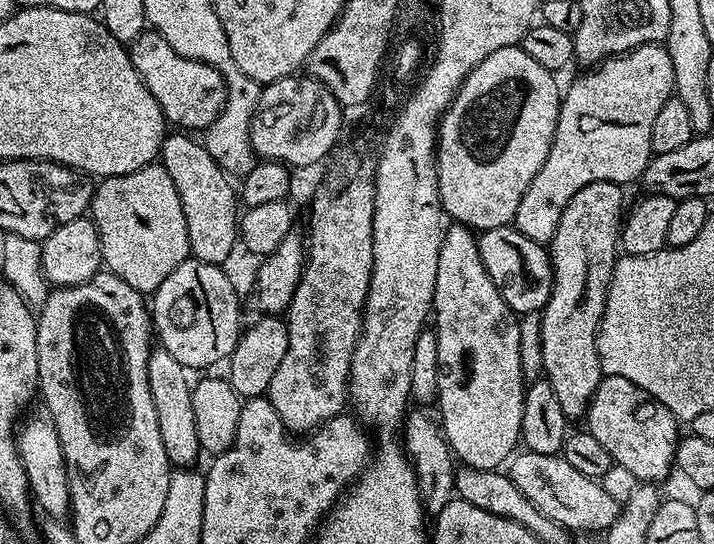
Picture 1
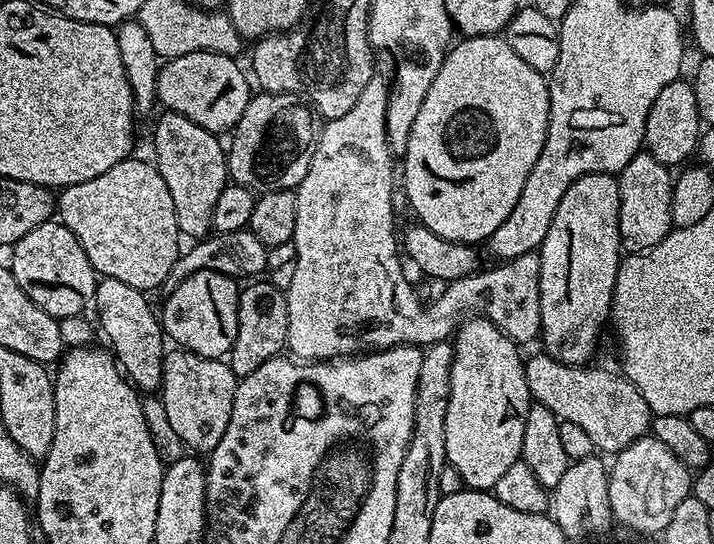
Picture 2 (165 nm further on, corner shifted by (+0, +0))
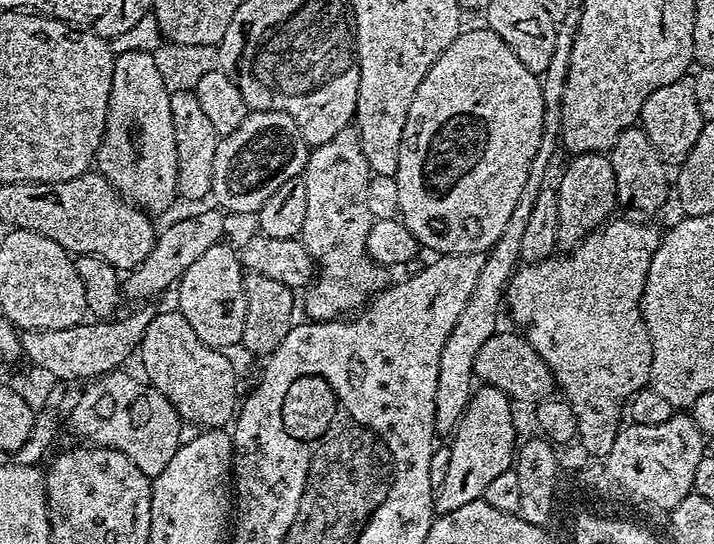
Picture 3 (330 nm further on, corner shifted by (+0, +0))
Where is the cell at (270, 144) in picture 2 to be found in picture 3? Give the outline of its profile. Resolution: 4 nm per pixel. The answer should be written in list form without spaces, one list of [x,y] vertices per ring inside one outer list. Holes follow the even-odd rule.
[[[249,111],[248,117],[234,130],[234,134],[219,137],[214,150],[214,178],[212,179],[212,190],[210,193],[215,207],[225,213],[252,212],[259,213],[260,208],[282,186],[282,182],[290,182],[290,178],[300,176],[304,167],[308,165],[308,144],[302,138],[302,130],[298,130],[298,122],[290,118],[285,112],[258,112]]]

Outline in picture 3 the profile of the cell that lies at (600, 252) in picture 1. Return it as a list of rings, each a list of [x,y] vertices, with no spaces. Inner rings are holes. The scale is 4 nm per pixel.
[[[587,152],[581,156],[573,155],[560,176],[556,188],[558,198],[558,245],[571,250],[581,244],[591,232],[604,227],[612,212],[618,208],[614,166],[603,152]],[[612,212],[612,213],[611,213]]]

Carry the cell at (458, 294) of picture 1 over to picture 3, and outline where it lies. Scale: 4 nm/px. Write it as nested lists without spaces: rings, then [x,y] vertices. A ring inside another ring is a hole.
[[[480,386],[473,391],[472,401],[466,406],[464,417],[450,436],[450,467],[434,496],[434,508],[439,515],[445,516],[458,510],[458,506],[466,506],[481,499],[492,479],[513,467],[518,439],[512,408],[513,401],[502,390]]]

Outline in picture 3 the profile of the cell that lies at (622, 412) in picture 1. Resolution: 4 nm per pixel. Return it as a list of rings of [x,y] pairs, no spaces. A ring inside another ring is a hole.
[[[497,331],[484,343],[482,350],[478,350],[474,376],[487,387],[502,390],[513,402],[521,400],[524,404],[535,406],[557,391],[556,379],[552,377],[550,366],[542,362],[538,350],[534,350],[534,346],[530,346],[523,335],[512,332]]]

